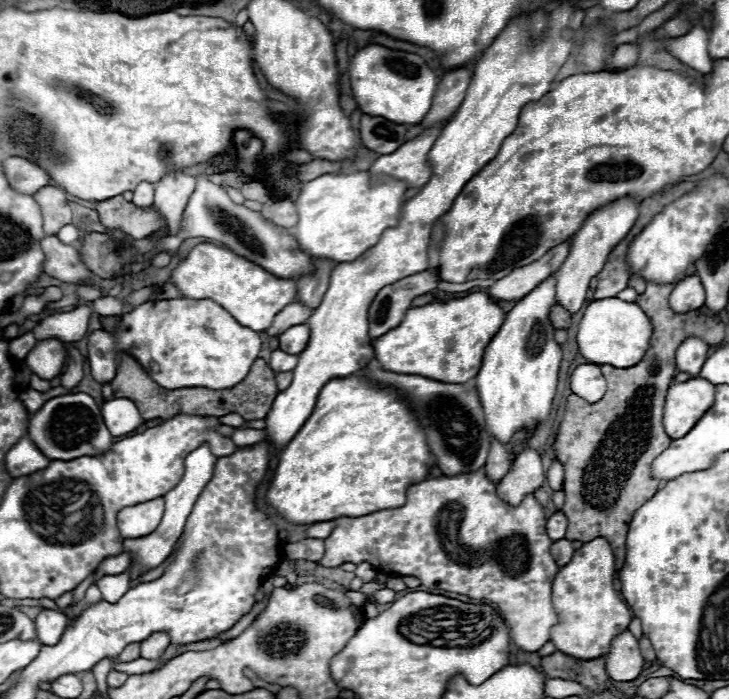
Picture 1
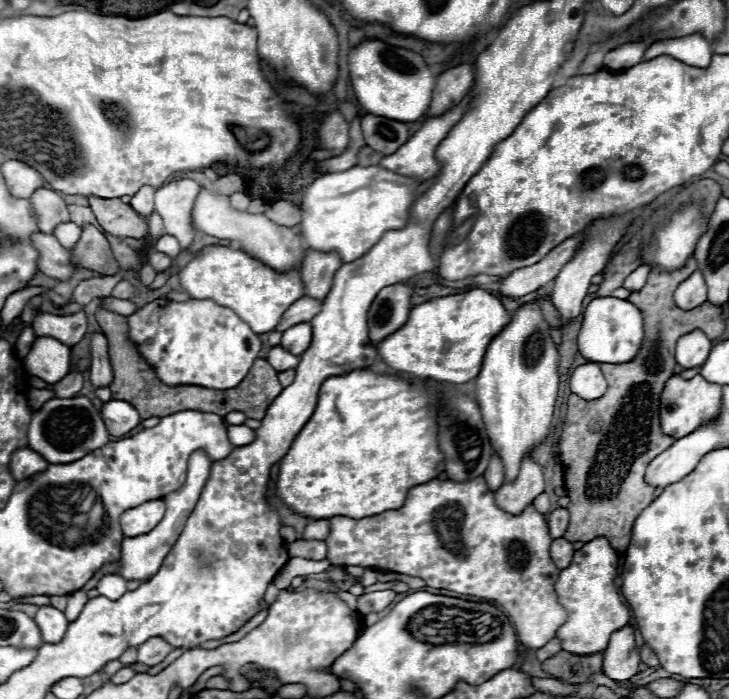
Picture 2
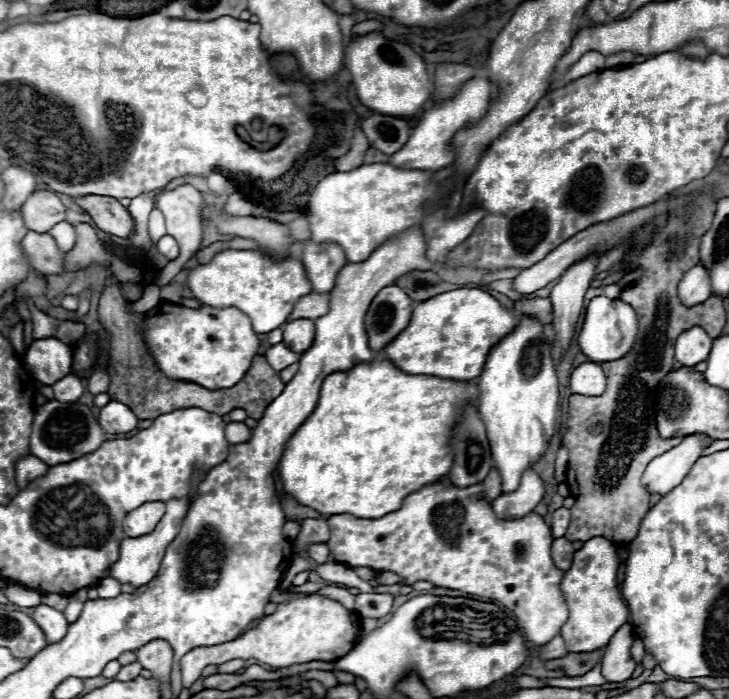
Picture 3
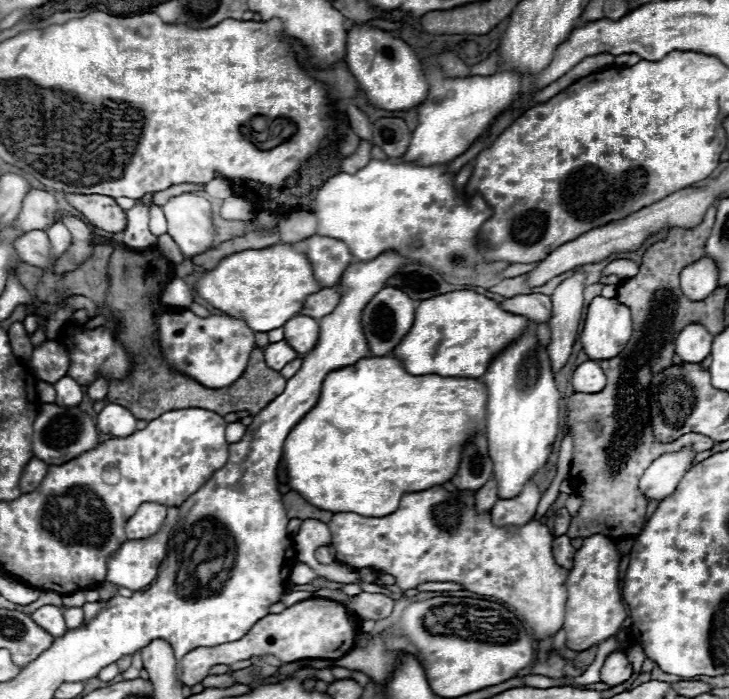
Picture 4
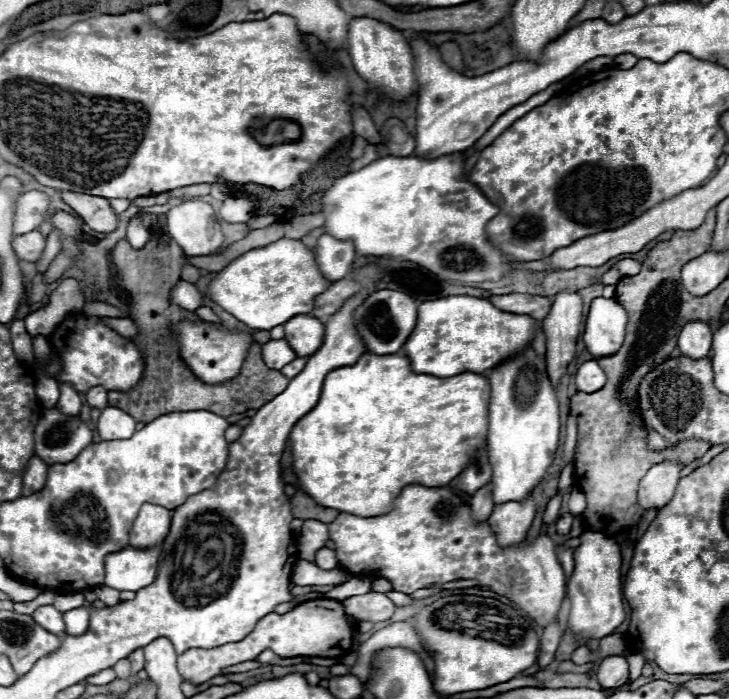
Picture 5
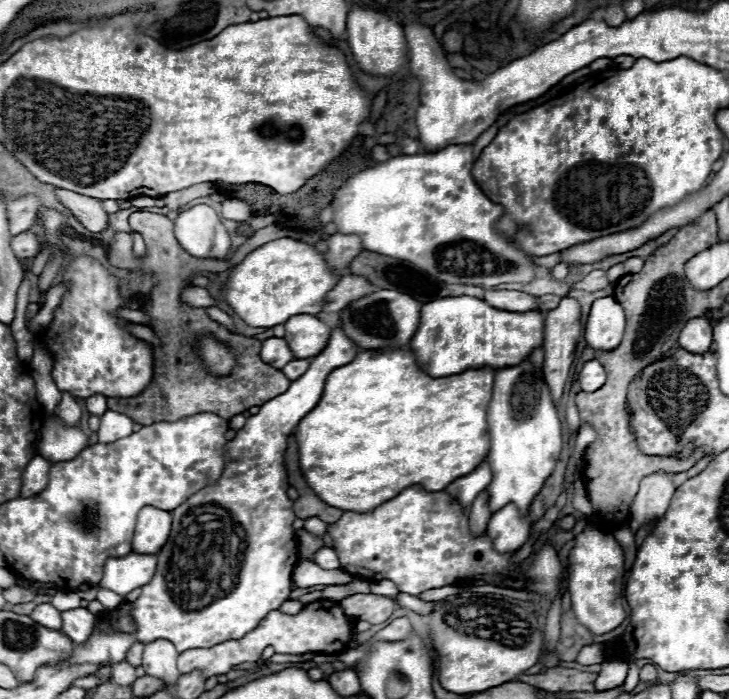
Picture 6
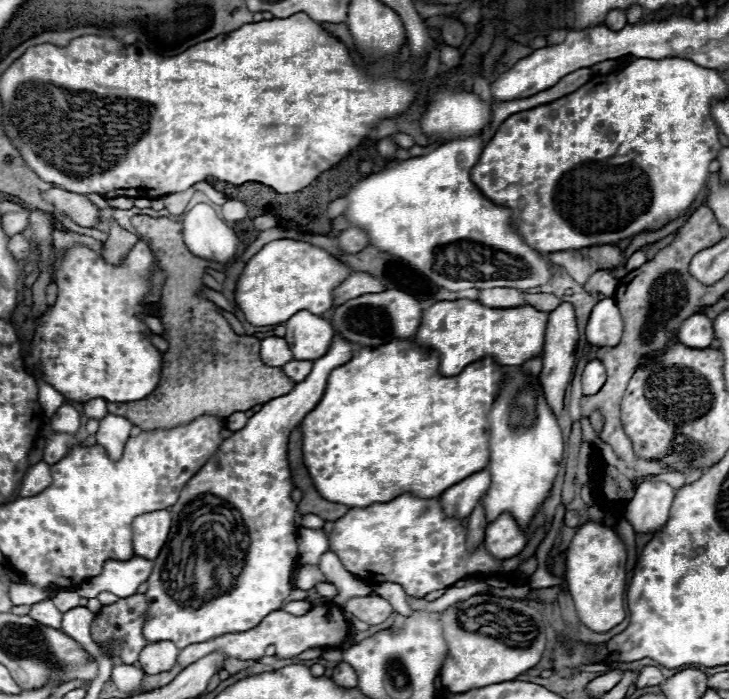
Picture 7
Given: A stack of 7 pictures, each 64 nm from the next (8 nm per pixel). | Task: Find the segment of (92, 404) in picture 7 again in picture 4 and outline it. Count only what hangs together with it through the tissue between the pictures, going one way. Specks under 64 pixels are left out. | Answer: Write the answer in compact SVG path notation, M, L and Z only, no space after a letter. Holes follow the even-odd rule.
M96 380L94 384L90 384L86 388L86 394L90 396L92 402L100 402L106 398L106 392L108 392L108 382L106 380Z

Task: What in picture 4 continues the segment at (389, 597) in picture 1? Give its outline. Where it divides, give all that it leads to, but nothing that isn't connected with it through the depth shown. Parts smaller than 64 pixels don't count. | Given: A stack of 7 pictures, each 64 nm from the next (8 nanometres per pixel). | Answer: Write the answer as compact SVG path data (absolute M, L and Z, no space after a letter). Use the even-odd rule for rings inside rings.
M362 592L358 596L352 596L352 600L346 604L348 612L356 614L362 620L382 620L392 614L394 600L384 594L368 594Z

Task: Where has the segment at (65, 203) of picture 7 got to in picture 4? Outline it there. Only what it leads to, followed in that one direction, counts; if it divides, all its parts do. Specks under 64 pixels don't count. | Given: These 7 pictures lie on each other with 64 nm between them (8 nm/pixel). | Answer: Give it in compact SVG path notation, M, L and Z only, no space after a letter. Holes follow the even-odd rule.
M66 194L68 204L84 214L84 218L106 232L118 234L126 228L126 214L114 202L114 198L100 196L100 194Z

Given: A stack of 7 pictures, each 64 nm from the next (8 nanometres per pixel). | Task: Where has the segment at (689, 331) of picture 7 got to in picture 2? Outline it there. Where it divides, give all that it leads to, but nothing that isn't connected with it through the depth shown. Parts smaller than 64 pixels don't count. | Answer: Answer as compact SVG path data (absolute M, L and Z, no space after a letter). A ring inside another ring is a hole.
M700 330L688 332L676 344L676 362L684 370L702 366L710 354L710 348L712 348L712 342L706 338L704 332L700 332Z

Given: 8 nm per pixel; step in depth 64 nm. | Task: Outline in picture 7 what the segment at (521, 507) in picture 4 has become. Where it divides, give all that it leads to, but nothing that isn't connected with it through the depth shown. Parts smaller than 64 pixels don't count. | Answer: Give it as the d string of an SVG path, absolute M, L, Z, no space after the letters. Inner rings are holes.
M502 514L498 520L488 524L484 548L496 560L514 558L522 552L524 546L526 546L526 534L518 528L516 520L510 514Z

